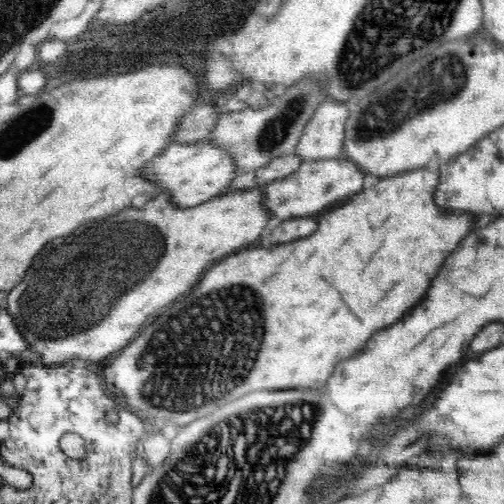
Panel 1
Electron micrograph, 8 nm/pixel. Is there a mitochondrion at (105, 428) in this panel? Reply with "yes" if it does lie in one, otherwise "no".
no

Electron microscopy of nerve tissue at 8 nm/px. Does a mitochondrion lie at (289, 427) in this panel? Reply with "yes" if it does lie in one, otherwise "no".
yes

